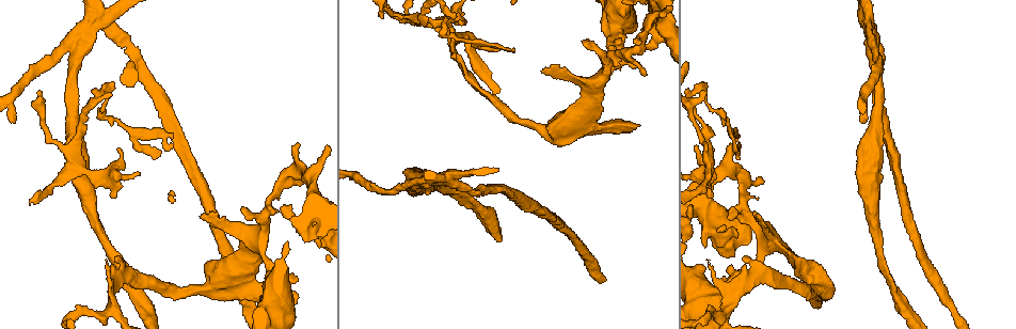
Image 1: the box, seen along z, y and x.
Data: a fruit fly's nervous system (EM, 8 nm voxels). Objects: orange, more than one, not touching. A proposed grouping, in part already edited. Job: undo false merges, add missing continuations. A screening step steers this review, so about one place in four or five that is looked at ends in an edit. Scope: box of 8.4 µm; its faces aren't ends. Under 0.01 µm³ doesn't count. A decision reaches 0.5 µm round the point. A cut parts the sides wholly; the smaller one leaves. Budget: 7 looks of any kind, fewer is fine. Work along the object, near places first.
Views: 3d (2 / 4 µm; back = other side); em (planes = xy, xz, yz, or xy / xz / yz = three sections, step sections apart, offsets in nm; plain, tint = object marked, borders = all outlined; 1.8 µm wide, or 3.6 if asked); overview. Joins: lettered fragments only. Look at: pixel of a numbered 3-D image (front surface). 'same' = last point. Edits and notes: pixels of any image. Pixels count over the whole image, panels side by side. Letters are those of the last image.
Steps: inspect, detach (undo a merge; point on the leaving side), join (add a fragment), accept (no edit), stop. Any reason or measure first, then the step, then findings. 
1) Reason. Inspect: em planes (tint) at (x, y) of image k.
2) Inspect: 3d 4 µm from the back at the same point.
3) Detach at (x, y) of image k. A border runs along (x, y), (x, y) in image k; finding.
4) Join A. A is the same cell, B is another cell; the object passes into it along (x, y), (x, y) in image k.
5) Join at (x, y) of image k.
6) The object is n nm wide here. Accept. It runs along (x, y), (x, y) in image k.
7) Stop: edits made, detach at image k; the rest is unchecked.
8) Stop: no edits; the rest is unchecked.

Thick turns thin. Inspect: em yz step 16 (tint) at (600, 77) of image 1.

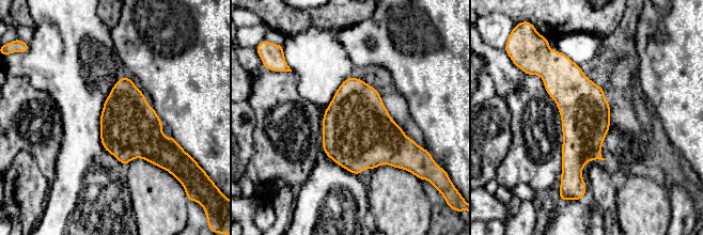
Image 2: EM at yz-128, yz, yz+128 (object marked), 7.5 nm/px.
Cut it another way. Inspect: em planes (borders) at the same point.

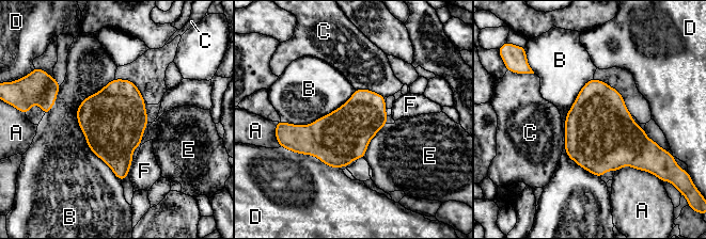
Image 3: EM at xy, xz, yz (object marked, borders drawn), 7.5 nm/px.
Accept. A, B, C, D, E and F are other cells; a border runs along (114, 78), (77, 123), (121, 181) in image 3; one neuron here.

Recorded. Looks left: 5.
Branch stops here. Inspect: em xy step 4 (borders) at (636, 125) of image 1.

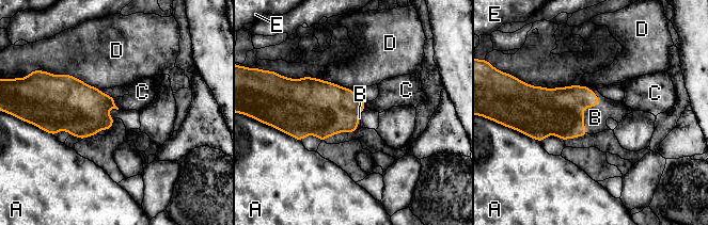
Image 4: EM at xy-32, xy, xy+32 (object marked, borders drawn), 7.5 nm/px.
Cut it another way. Inspect: em planes (borders) at the same point.

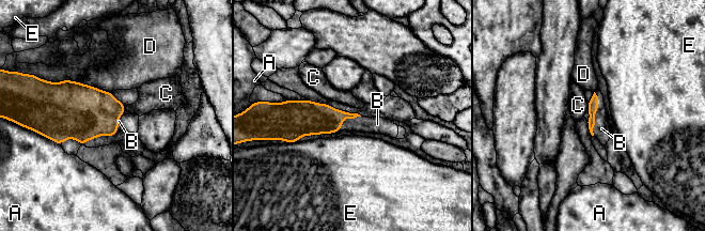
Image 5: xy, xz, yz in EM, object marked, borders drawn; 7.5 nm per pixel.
The longest contact is with B, 320 nm. Join B. B is the same cell, A, C, D and E are other cells; it goes on there.

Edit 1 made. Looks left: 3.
An open end. Inspect: 3d 2 µm at (119, 150) of image 1.

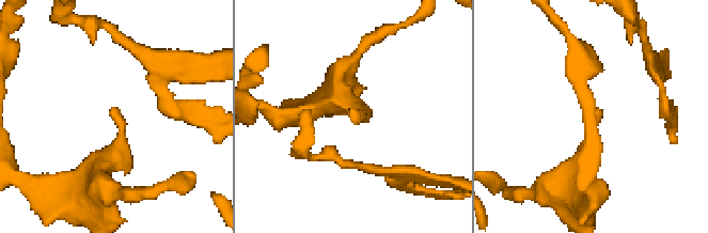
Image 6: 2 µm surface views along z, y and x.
Now the EM. Inspect: em xy step 16 (tint) at (352, 109) of image 6.

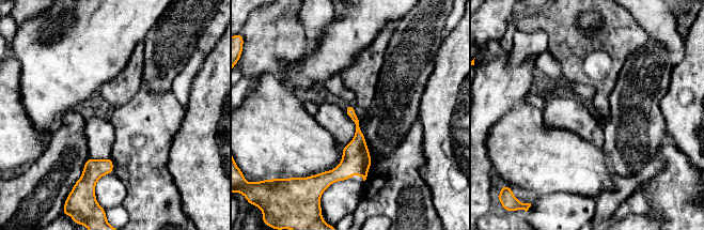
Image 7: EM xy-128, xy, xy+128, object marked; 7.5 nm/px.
Another direction. Inspect: em planes (borders) at the same point.

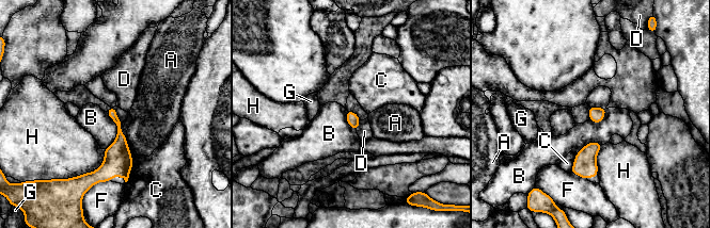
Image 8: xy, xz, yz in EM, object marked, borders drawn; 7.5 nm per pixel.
Accept. A, B, C, D, F, G and H are other cells; a border runs along (106, 112), (116, 137), (105, 149) in image 8; none of them fits.

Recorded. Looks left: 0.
Stop: edits made, join at image 5; the rest is unchecked.

